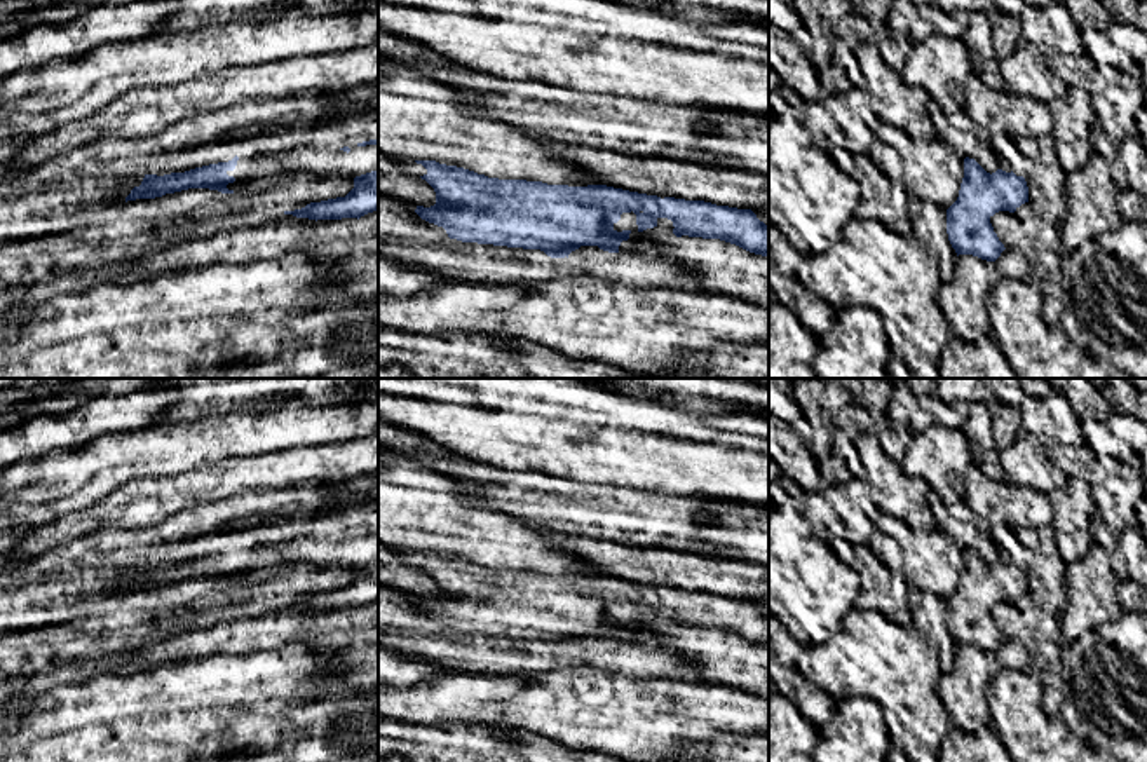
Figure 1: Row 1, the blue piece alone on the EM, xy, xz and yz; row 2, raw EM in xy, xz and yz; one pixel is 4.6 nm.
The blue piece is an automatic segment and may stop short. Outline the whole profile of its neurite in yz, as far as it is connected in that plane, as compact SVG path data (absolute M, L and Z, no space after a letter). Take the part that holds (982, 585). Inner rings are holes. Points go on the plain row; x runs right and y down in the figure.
M964 549L964 568L957 591L947 600L947 624L959 645L995 652L1006 640L990 609L999 602L1015 603L1028 593L1023 567L997 560L987 563L974 549Z

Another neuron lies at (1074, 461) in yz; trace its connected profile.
M1088 445L1055 446L1048 450L1048 457L1069 478L1084 478L1091 485L1098 514L1116 534L1138 527L1137 504L1145 497L1145 492L1135 490L1124 480L1107 474Z

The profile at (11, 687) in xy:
M0 677L0 732L16 731L21 711L7 706L9 699L28 703L37 697L35 682L30 677Z

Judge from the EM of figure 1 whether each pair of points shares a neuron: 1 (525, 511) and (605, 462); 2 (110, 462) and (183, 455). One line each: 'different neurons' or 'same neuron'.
1: different neurons
2: same neuron

